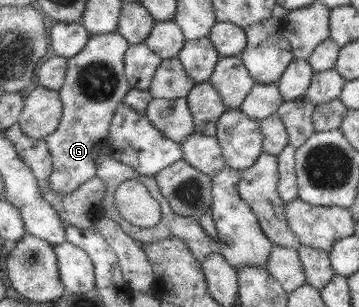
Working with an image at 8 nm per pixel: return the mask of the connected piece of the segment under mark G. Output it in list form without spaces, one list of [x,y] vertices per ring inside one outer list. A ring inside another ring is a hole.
[[[102,33],[92,36],[87,46],[77,56],[69,58],[65,84],[59,91],[63,101],[63,116],[56,132],[48,139],[50,153],[53,154],[51,188],[58,193],[70,195],[97,175],[97,163],[103,155],[110,154],[107,138],[118,106],[132,89],[125,72],[125,55],[129,41],[120,33]]]

